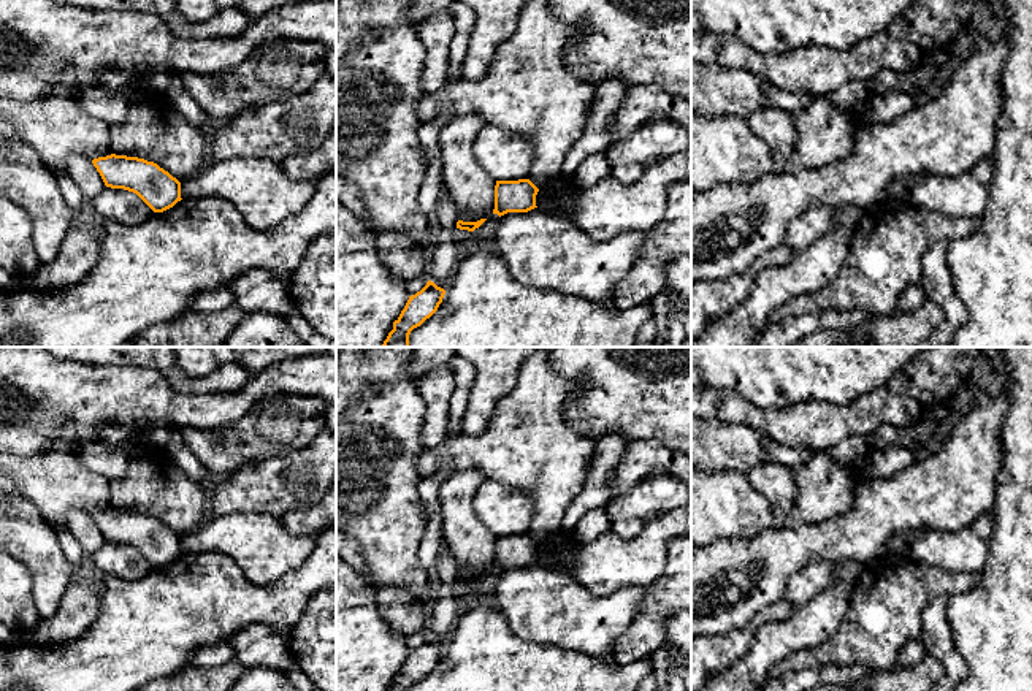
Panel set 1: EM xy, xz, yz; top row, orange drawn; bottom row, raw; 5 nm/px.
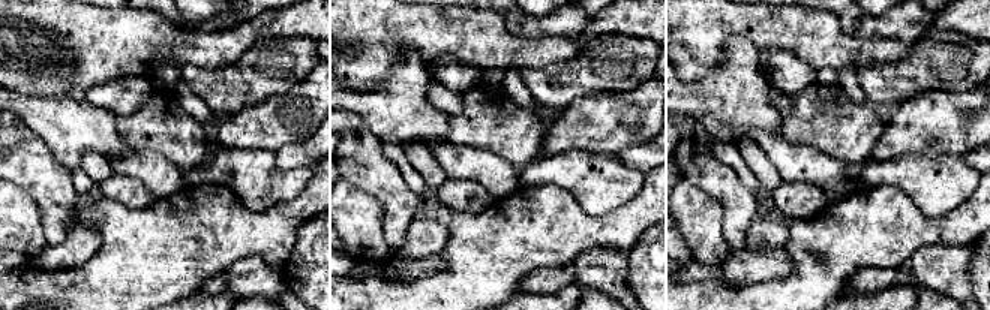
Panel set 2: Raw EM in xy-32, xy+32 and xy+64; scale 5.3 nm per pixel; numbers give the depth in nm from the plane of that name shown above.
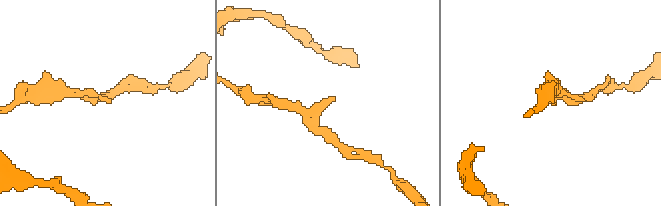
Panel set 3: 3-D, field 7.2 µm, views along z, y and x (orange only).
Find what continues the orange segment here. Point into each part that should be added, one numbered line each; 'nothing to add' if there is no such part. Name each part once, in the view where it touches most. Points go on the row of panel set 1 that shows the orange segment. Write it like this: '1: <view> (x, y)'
nothing to add

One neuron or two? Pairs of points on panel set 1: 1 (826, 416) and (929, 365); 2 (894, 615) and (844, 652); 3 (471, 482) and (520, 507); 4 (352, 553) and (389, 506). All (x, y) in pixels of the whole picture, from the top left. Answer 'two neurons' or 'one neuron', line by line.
1: two neurons
2: one neuron
3: two neurons
4: two neurons

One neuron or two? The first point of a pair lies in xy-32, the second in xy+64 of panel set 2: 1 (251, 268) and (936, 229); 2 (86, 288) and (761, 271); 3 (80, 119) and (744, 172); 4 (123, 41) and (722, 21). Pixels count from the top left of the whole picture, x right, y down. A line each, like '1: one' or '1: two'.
1: two
2: two
3: two
4: one

